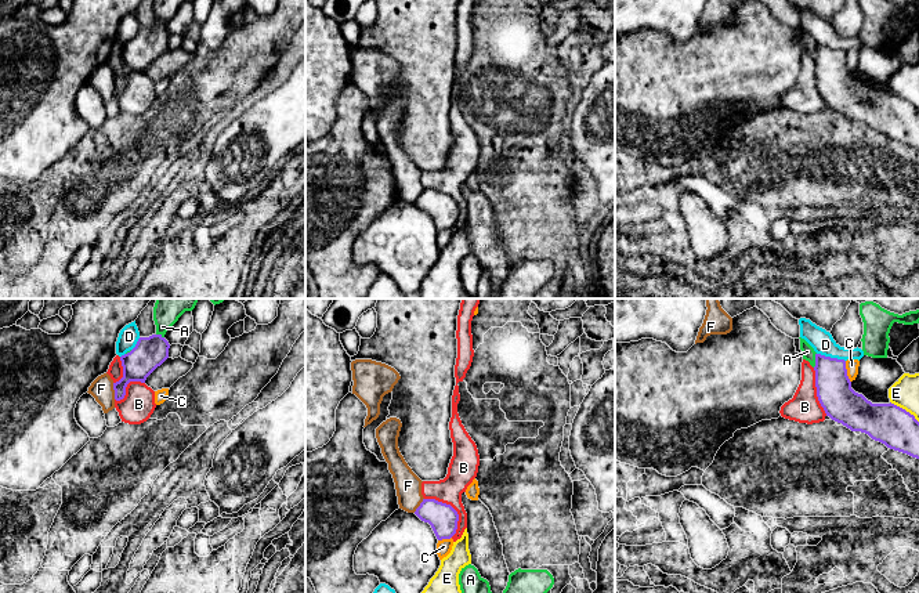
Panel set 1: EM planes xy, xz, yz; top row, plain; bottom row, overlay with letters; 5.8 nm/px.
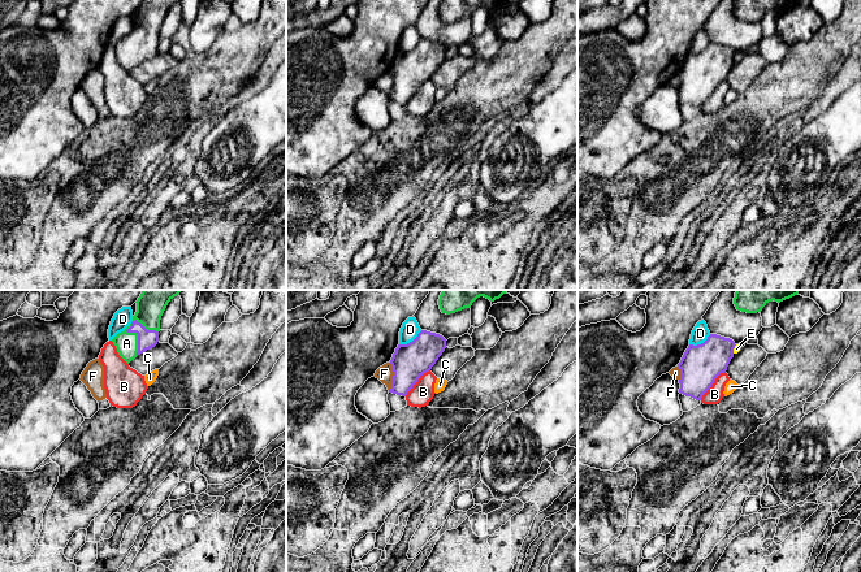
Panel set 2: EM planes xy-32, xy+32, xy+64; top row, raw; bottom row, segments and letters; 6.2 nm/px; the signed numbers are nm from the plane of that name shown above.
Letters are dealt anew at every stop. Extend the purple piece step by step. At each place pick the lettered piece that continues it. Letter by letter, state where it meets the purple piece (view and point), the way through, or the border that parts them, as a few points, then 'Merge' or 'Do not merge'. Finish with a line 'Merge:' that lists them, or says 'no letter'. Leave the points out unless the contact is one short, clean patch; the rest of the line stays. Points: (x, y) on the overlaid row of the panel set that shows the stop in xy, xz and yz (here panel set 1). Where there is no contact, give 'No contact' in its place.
A: Touches purple at yz (816, 360). Path across: yz (834, 387), (831, 375), (816, 360), (807, 351). Merge
B: Touches purple at xz (453, 509). Boundary: xz (424, 498), (445, 502), (456, 512), (458, 528), (452, 537). Do not merge
C: Touches purple at yz (846, 372). Do not merge
D: Touches purple at yz (829, 357). Do not merge
E: Touches purple at yz (904, 409). Do not merge
F: Touches purple at xy (115, 391). Boundary: xy (112, 383), (115, 398). Do not merge
Merge: A

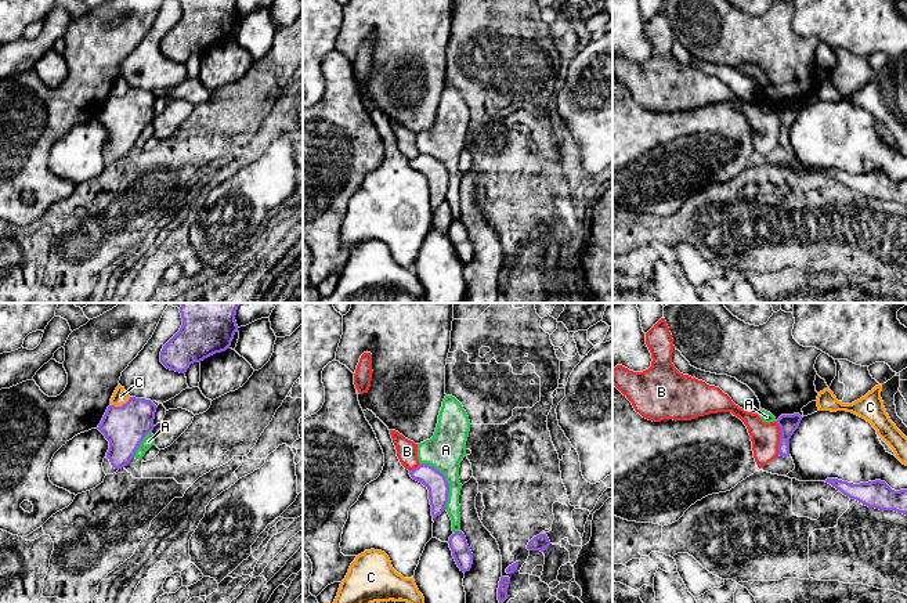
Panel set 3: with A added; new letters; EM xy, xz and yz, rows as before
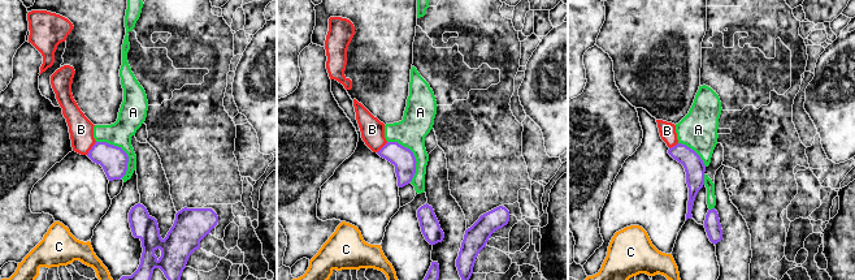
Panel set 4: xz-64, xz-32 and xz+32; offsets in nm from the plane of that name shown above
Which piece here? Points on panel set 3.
A: Touches purple at xz (447, 481). Boundary: xz (422, 462), (443, 473), (448, 484), (445, 509). Do not merge
B: Touches purple at yz (780, 437). Boundary: yz (776, 421), (780, 429), (779, 454). Do not merge
C: Touches purple at xy (122, 405). Do not merge
Merge: no letter

